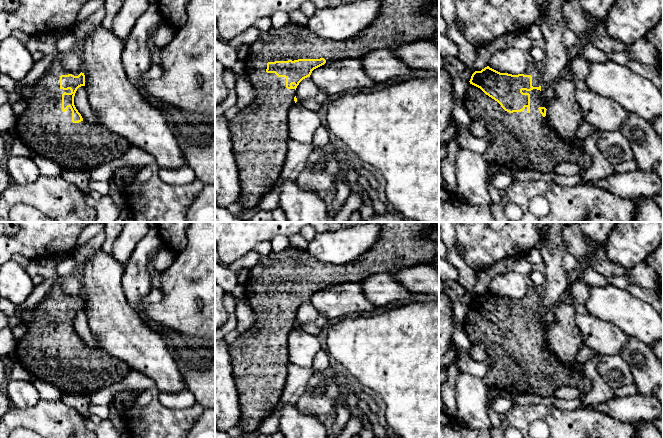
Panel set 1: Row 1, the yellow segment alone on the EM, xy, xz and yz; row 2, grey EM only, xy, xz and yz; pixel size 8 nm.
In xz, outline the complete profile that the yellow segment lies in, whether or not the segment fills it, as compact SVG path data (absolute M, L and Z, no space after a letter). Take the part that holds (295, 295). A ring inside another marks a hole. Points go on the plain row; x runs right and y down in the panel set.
M439 222L379 223L382 231L378 241L363 255L344 265L320 263L306 250L290 246L281 252L262 256L255 266L249 268L249 276L243 286L245 300L255 315L255 322L234 341L229 351L240 403L240 438L253 438L262 421L280 402L289 365L288 339L297 326L296 312L303 303L325 287L362 283L371 276L390 274L418 264L431 264L439 256L439 242L423 236Z

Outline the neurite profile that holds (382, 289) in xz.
M385 273L368 277L361 285L365 297L375 306L407 299L411 294L395 277Z

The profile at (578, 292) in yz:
M576 281L567 288L564 296L568 296L574 304L585 305L589 299L589 289L590 287L585 282Z

